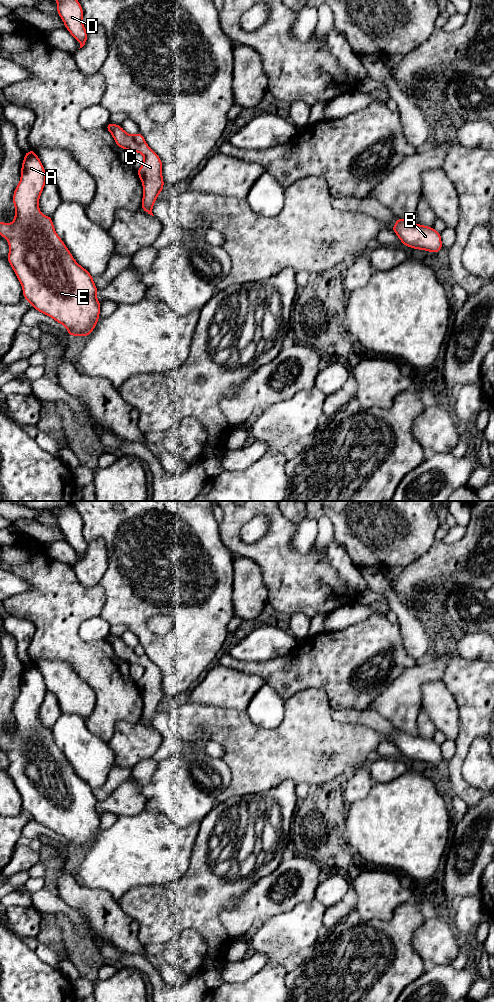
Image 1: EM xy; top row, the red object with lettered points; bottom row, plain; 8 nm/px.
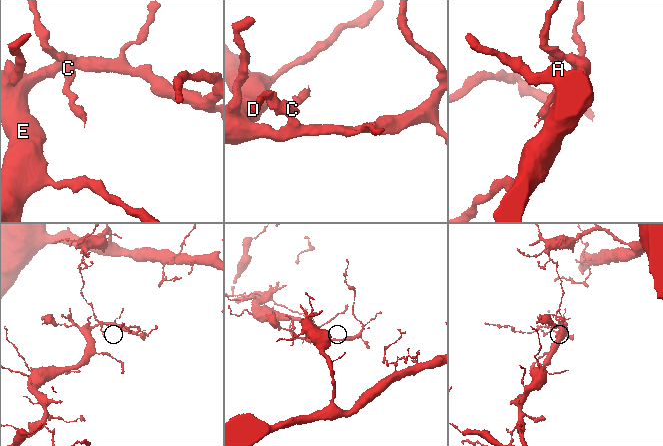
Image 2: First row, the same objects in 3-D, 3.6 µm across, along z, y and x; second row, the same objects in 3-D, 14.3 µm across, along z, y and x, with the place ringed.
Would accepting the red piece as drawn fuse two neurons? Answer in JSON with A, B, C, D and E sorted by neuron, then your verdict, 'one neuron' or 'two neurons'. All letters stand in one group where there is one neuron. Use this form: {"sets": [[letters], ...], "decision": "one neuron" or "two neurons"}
{"sets": [["A", "B", "E"], ["C", "D"]], "decision": "two neurons"}

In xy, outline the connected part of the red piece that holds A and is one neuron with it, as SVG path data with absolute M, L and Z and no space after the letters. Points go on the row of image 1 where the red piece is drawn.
M35 151L26 152L21 167L21 179L13 194L13 203L16 210L14 221L12 224L7 224L0 220L0 236L5 237L9 242L7 260L22 285L23 298L28 300L33 308L39 312L66 326L68 336L87 337L99 320L101 304L96 297L98 289L90 273L74 260L62 239L55 232L52 217L45 216L39 211L39 197L46 180L47 175L43 164Z

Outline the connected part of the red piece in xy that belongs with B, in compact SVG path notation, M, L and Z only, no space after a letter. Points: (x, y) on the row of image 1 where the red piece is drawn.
M398 217L391 230L397 234L402 245L413 249L437 253L443 248L441 233L437 232L432 226L426 227L421 224L413 224L406 219Z

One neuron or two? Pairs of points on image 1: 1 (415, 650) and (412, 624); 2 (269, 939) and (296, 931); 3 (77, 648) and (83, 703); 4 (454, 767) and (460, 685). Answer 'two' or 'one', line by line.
1: one
2: one
3: two
4: one

